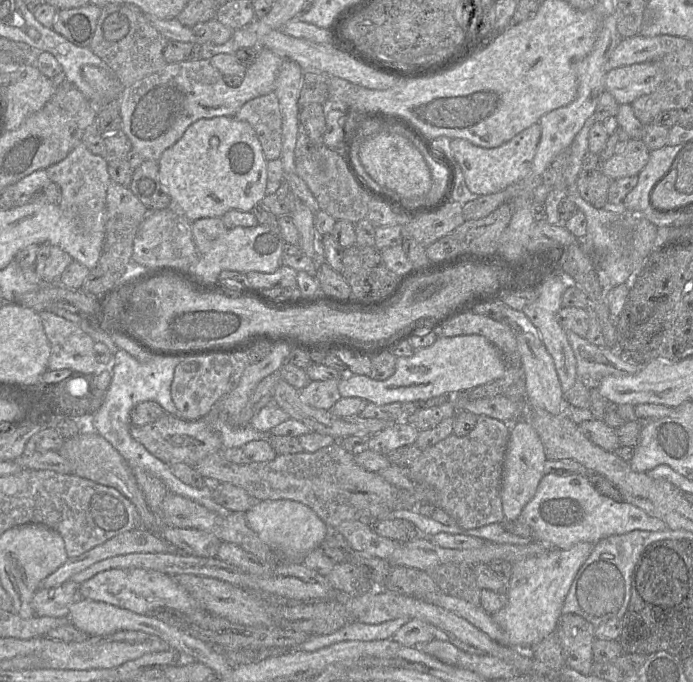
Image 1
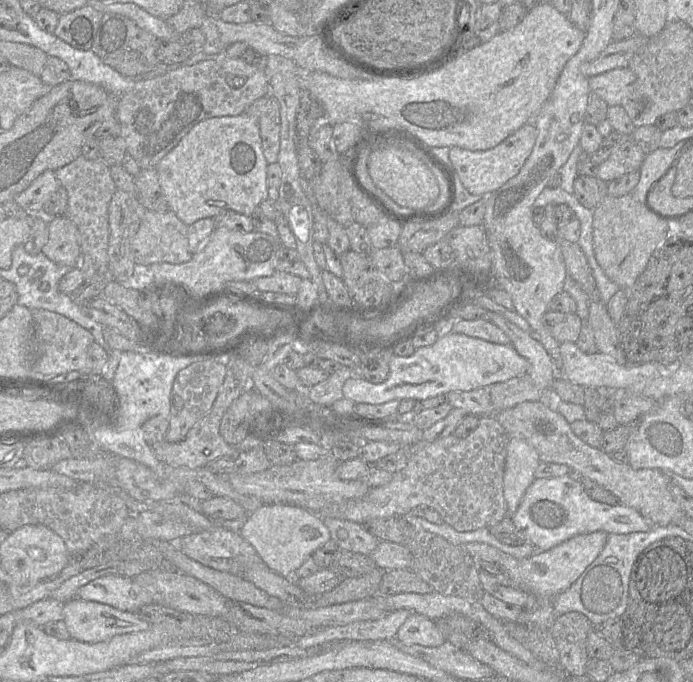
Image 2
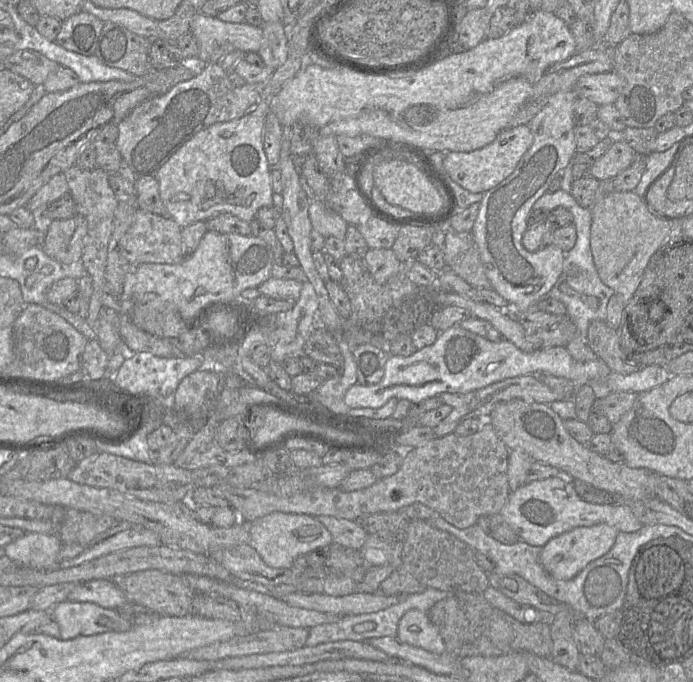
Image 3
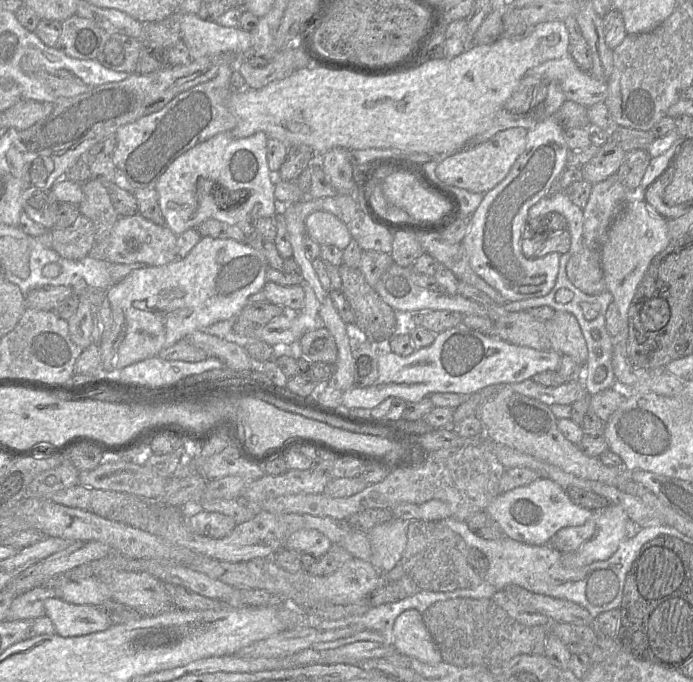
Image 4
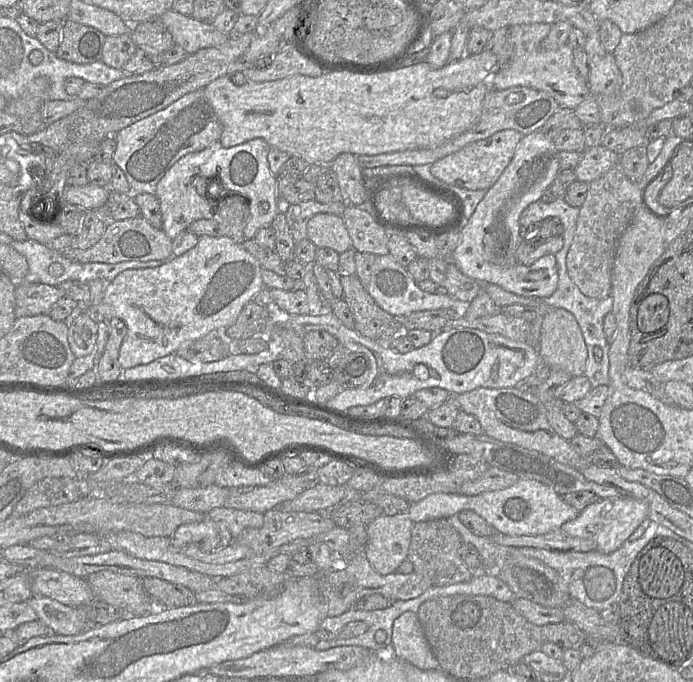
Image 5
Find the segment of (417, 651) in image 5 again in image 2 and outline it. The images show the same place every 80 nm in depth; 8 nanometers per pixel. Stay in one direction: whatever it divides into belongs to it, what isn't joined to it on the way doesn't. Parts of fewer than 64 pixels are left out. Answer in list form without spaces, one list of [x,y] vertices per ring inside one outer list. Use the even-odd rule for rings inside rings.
[[[412,612],[400,626],[394,640],[398,640],[405,645],[426,647],[437,647],[445,641],[435,622],[416,612]]]

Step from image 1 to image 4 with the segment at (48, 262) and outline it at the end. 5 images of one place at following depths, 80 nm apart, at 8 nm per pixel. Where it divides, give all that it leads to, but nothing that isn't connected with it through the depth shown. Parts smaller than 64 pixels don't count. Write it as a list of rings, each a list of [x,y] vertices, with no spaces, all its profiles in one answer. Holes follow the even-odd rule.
[[[81,214],[71,226],[48,231],[52,234],[52,249],[66,259],[80,260],[88,256],[96,243],[93,222]]]

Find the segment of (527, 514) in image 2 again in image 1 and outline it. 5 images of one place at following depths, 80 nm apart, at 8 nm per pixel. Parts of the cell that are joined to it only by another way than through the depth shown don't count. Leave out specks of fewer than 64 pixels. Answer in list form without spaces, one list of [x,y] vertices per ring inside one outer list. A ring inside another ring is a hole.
[[[554,473],[544,475],[540,480],[534,497],[523,508],[520,517],[537,535],[539,542],[550,549],[569,549],[580,542],[596,544],[611,535],[622,535],[633,530],[669,530],[660,519],[649,516],[645,511],[626,501],[617,502],[601,495],[582,475],[559,476]]]

